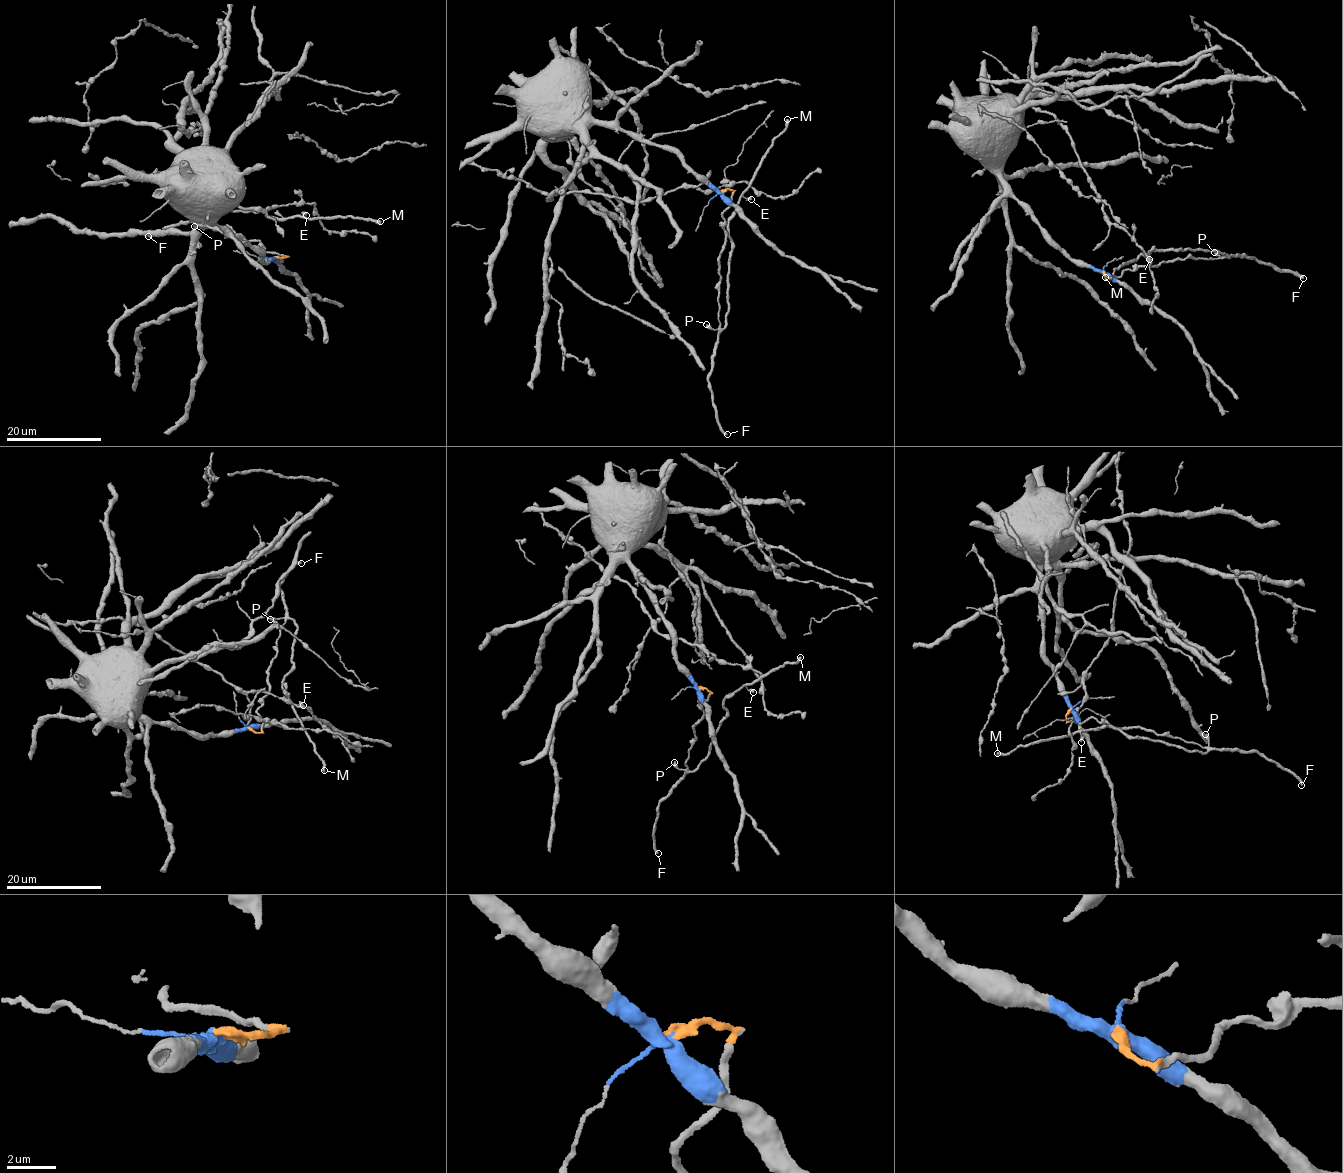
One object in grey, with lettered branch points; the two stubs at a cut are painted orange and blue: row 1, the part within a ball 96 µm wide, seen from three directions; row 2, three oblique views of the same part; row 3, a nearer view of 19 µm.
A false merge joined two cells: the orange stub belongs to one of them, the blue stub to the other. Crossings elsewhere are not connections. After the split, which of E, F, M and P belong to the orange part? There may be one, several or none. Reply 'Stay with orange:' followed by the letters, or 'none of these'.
Stay with orange: E, F, M, P

